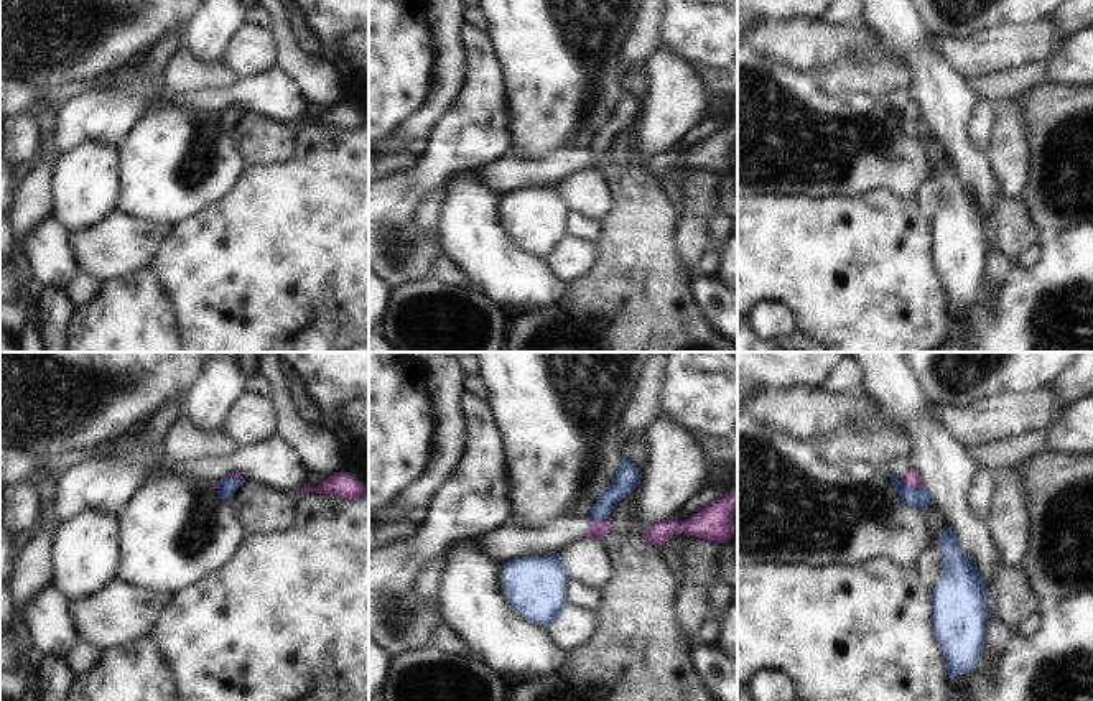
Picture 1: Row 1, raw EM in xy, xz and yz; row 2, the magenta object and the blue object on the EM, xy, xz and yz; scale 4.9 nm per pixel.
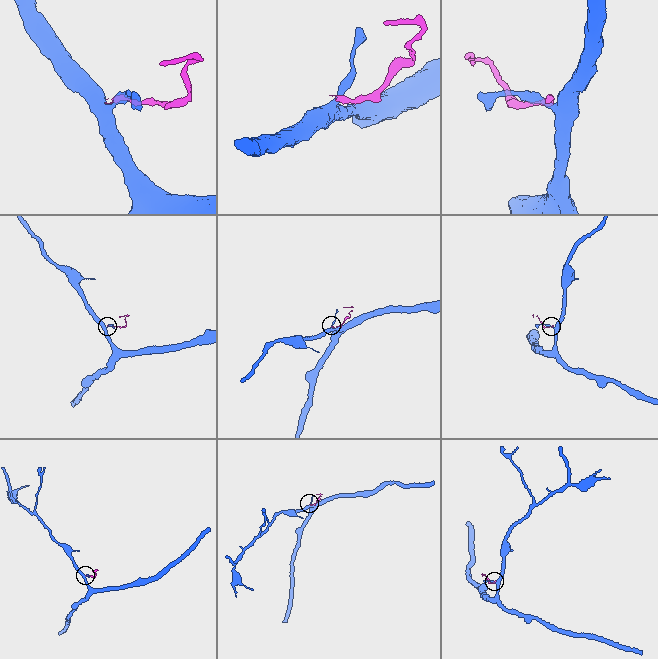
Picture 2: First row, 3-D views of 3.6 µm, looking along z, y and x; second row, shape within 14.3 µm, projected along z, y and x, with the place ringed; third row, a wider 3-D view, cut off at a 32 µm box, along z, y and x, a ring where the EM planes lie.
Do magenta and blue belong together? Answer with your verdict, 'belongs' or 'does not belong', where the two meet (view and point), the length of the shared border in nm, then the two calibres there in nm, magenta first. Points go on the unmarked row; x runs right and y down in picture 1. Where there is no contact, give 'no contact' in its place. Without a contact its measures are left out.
does not belong; contact yz (912, 119); length 120 nm; calibres 90 and 100 nm

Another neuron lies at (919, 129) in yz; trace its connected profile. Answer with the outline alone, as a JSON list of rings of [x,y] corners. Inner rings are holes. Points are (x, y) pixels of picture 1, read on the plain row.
[[[889,104],[891,114],[895,118],[897,125],[902,128],[902,132],[907,137],[912,137],[915,140],[922,140],[930,137],[933,132],[925,118],[910,120],[904,115],[904,110],[895,109]]]

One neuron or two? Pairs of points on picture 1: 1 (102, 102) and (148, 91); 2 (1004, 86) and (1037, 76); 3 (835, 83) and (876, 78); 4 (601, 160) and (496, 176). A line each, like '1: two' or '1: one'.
1: one
2: one
3: one
4: one

